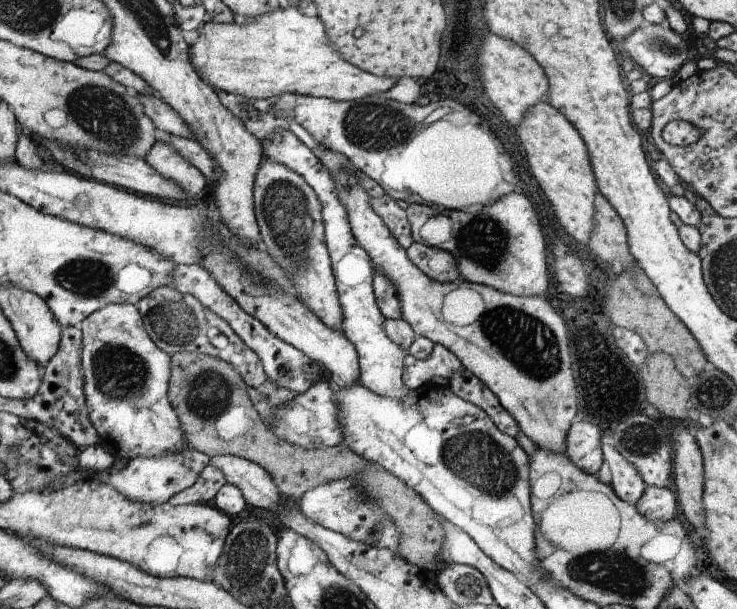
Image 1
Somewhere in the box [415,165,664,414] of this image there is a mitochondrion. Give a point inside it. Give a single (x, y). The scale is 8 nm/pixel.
(526, 341)

